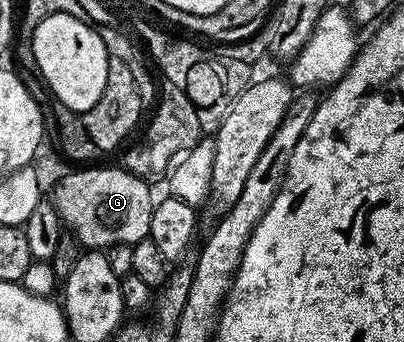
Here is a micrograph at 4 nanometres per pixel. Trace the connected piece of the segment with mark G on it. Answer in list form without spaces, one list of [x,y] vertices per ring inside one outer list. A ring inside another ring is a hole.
[[[88,165],[72,172],[56,187],[54,202],[61,224],[70,230],[84,249],[107,249],[119,243],[133,244],[148,238],[154,206],[152,191],[145,180],[124,170],[123,166]]]

